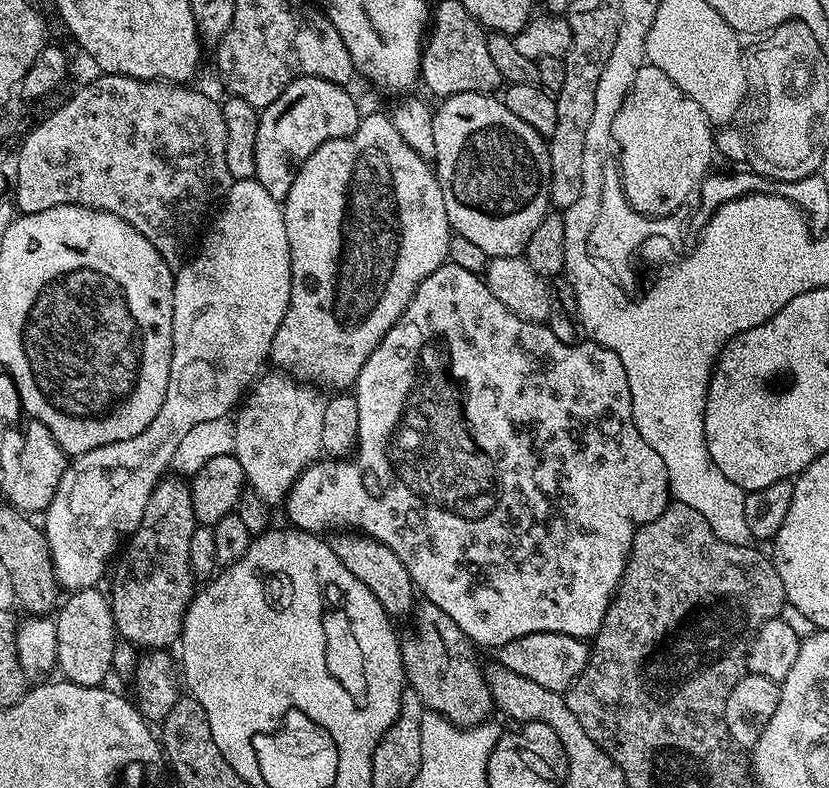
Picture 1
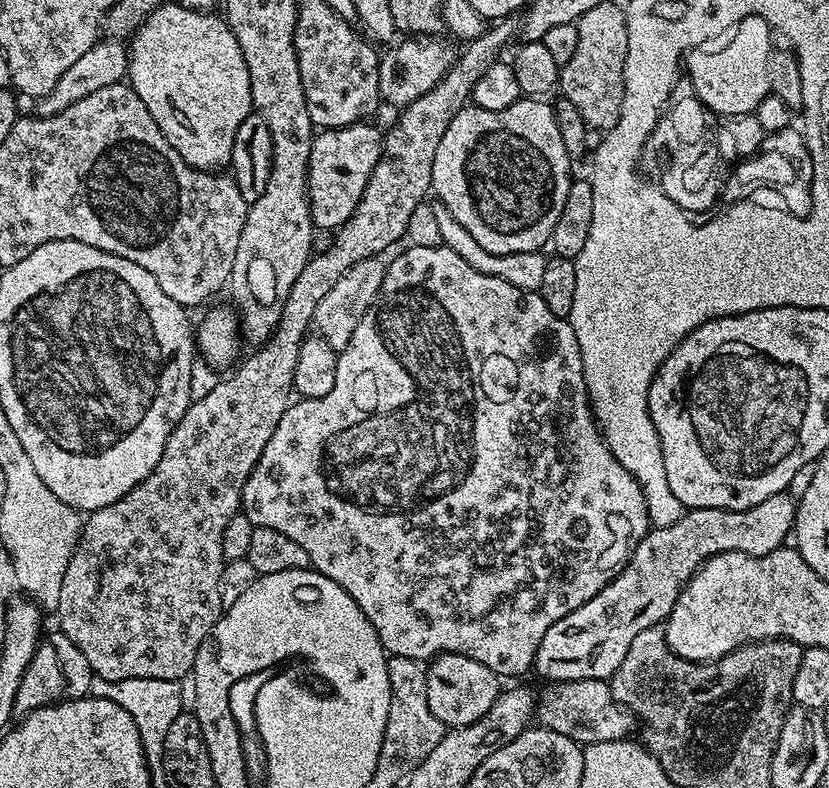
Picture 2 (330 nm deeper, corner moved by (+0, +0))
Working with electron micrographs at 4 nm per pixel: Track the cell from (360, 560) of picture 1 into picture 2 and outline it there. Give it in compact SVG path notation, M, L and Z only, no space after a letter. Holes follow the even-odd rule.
M441 652L426 669L426 697L429 698L430 710L449 729L477 722L500 697L501 677L482 666L482 662L474 662L474 658L466 658L453 652Z

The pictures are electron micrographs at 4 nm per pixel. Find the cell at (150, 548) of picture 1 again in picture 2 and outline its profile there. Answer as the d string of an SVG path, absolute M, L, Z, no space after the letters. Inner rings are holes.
M512 13L500 20L493 21L484 30L482 35L465 43L463 47L465 48L464 52L462 50L459 53L455 63L452 64L450 70L438 83L428 90L426 94L422 94L421 98L415 99L414 102L405 105L399 111L401 112L400 116L392 128L388 132L386 130L383 135L383 150L380 152L378 162L370 174L368 185L358 202L358 206L354 210L354 214L350 214L350 218L343 226L335 229L333 236L336 237L321 252L319 249L315 254L309 256L306 266L302 266L302 274L298 274L298 278L294 278L294 286L290 286L290 294L286 294L286 302L282 306L282 318L278 320L278 326L273 330L272 337L269 340L265 340L262 346L257 347L253 351L256 352L253 356L246 357L247 355L245 355L243 357L243 360L245 359L244 365L242 365L242 360L239 367L231 374L228 374L233 374L233 376L228 376L225 380L218 381L205 396L197 395L193 399L186 410L186 414L182 414L182 418L174 426L174 430L166 442L166 450L162 450L162 458L158 462L158 466L154 466L152 473L141 484L134 486L134 490L130 490L122 498L118 498L118 502L110 502L110 506L102 506L97 512L87 513L86 519L82 524L80 538L76 541L76 549L72 551L72 557L66 566L66 574L62 574L62 590L58 594L58 606L54 610L54 616L60 619L60 624L58 624L59 631L63 632L66 638L70 638L70 642L74 642L74 646L78 646L78 650L82 650L82 658L86 658L93 677L99 678L104 682L125 680L126 678L142 678L143 680L146 678L158 678L159 680L180 682L183 681L184 675L185 679L191 673L202 642L212 635L212 629L216 627L216 623L220 621L222 613L225 611L222 594L220 593L220 579L222 578L222 570L226 563L222 554L222 534L226 531L230 518L234 518L241 511L240 493L244 490L246 478L250 478L258 458L262 458L262 450L266 450L266 442L270 442L270 434L274 434L282 414L288 409L288 405L293 399L294 365L298 363L300 341L303 337L309 335L310 329L313 327L312 319L314 318L314 310L318 310L318 302L322 302L322 298L326 298L326 294L330 294L330 289L334 286L334 282L338 282L338 278L342 278L342 274L346 274L346 270L350 270L350 266L354 266L354 262L362 262L363 260L379 257L381 254L384 254L380 252L386 251L391 244L396 244L399 240L403 241L405 239L406 226L410 226L410 214L414 214L414 206L425 203L427 196L424 195L429 195L432 187L434 154L437 153L438 142L441 141L442 134L446 132L446 128L457 113L465 107L465 104L471 97L472 91L476 88L480 79L483 78L488 68L501 57L500 52L502 48L506 47L515 35L519 35L521 28L522 18L519 13Z

